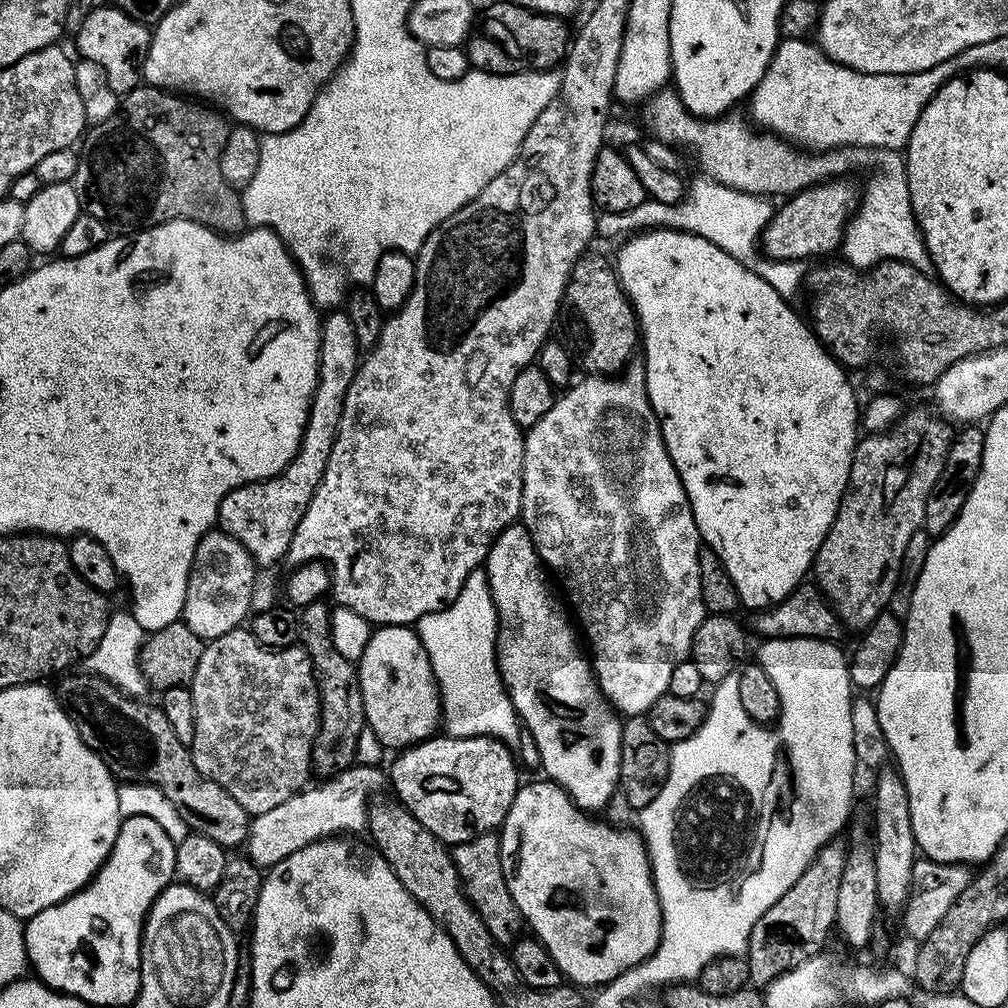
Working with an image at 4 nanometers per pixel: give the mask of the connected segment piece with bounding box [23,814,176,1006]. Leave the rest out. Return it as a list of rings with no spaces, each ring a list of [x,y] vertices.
[[[132,814],[121,823],[120,833],[107,859],[92,876],[90,883],[73,892],[61,904],[44,908],[32,921],[23,925],[24,951],[36,967],[35,975],[53,990],[92,1004],[124,1004],[140,994],[140,961],[142,959],[142,925],[153,900],[168,887],[176,871],[176,844],[148,816]]]

